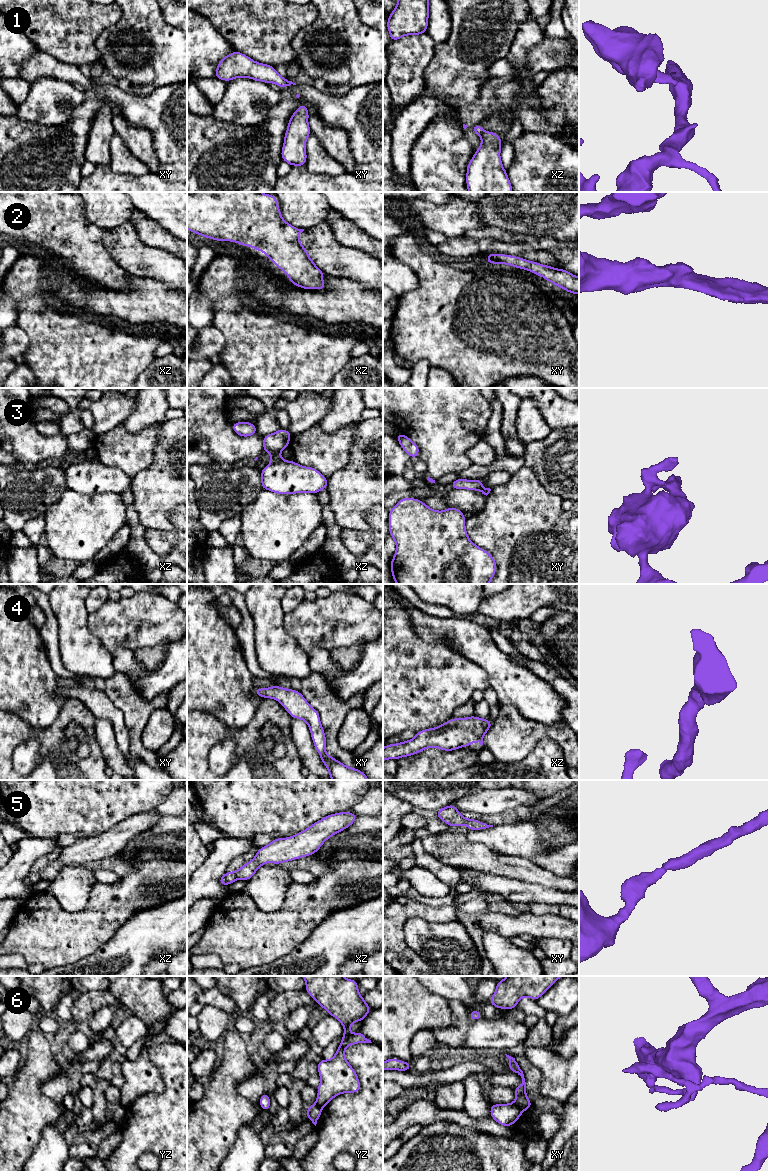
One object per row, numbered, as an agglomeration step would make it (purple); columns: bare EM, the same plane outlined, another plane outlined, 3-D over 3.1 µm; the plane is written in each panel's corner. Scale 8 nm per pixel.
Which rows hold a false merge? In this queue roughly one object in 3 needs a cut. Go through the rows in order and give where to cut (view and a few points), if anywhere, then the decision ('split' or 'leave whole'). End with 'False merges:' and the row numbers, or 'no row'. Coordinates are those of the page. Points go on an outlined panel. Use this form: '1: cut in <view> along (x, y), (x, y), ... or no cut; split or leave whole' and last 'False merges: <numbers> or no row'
1: cut in xz along (483, 130), (479, 135); split
2: no cut; leave whole
3: cut in xz along (282, 459), (271, 464); split
4: no cut; leave whole
5: no cut; leave whole
6: cut in xy along (513, 1103), (522, 1110); split
False merges: 1, 3, 6

